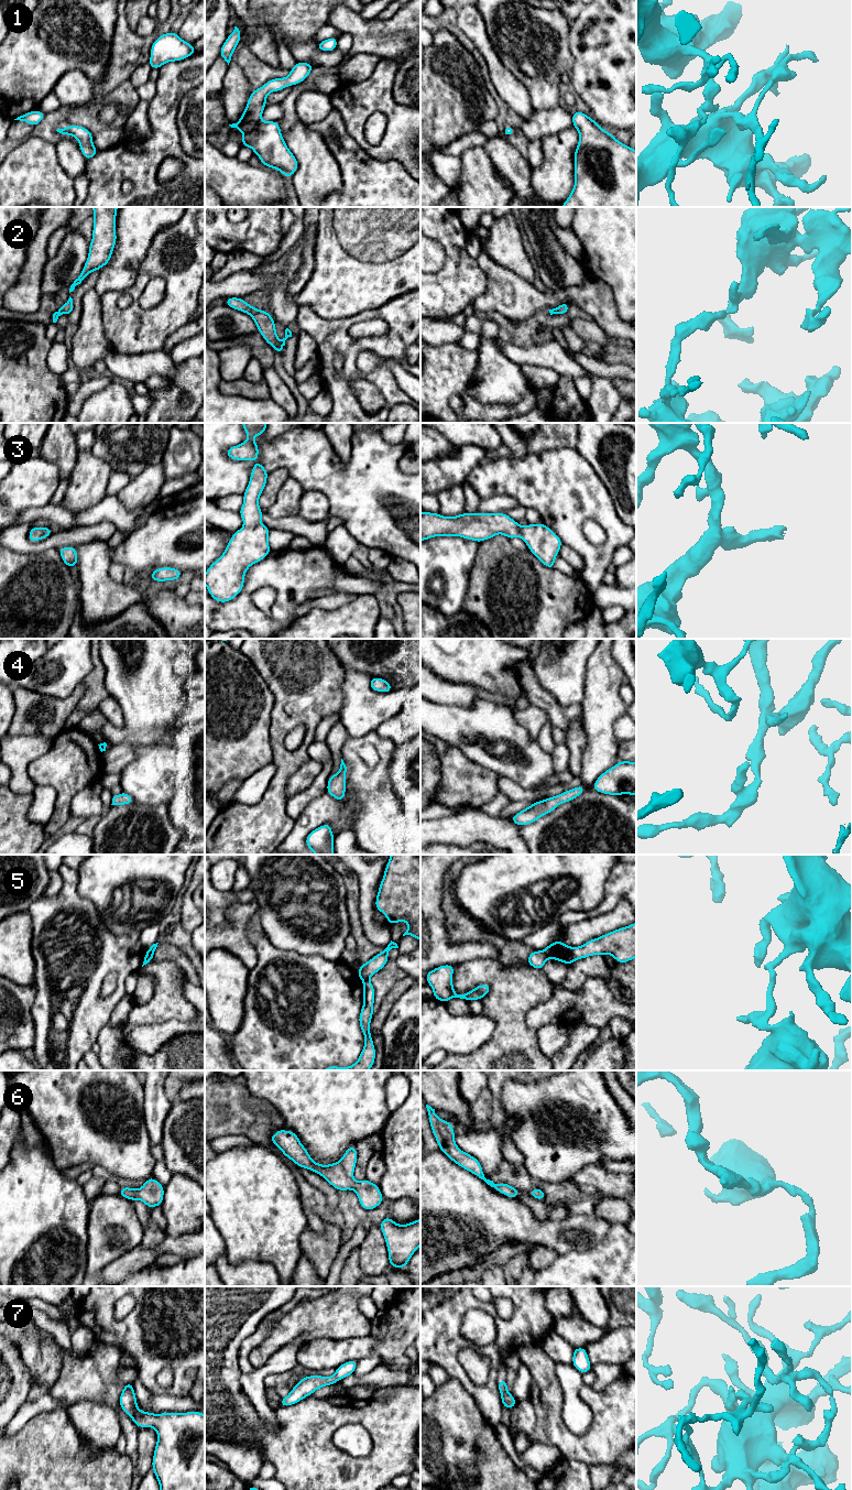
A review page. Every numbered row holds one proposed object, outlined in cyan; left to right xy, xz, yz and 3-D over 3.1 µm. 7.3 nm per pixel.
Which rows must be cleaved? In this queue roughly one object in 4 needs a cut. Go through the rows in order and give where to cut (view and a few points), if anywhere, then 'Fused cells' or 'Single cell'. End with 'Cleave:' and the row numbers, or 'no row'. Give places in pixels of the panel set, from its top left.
1: No split. Single cell
2: No split. Single cell
3: No split. Single cell
4: No split. Single cell
5: Split along xz (369, 978), (362, 980). Fused cells
6: No split. Single cell
7: No split. Single cell
Cleave: 5

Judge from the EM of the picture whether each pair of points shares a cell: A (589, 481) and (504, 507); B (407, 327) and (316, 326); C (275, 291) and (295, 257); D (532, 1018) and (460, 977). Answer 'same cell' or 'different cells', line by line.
A: different cells
B: same cell
C: same cell
D: different cells

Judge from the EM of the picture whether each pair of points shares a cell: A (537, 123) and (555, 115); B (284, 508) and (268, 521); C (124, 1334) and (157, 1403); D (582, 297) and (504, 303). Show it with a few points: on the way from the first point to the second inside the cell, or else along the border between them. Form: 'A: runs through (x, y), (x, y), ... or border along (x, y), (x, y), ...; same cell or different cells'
A: runs through (542, 122), (550, 119); same cell
B: border along (265, 511), (273, 518), (297, 514); different cells
C: border along (154, 1394), (172, 1394), (179, 1398); different cells
D: runs through (563, 296), (549, 301), (524, 301); same cell

